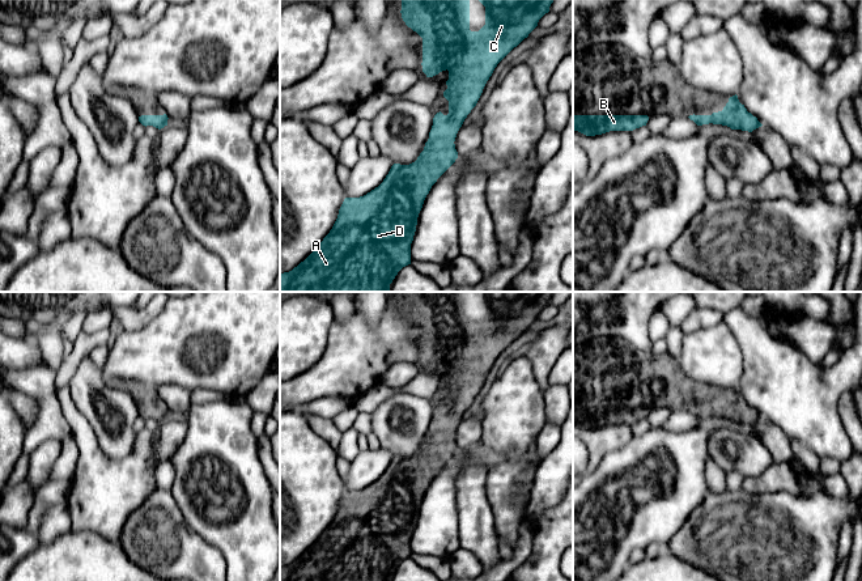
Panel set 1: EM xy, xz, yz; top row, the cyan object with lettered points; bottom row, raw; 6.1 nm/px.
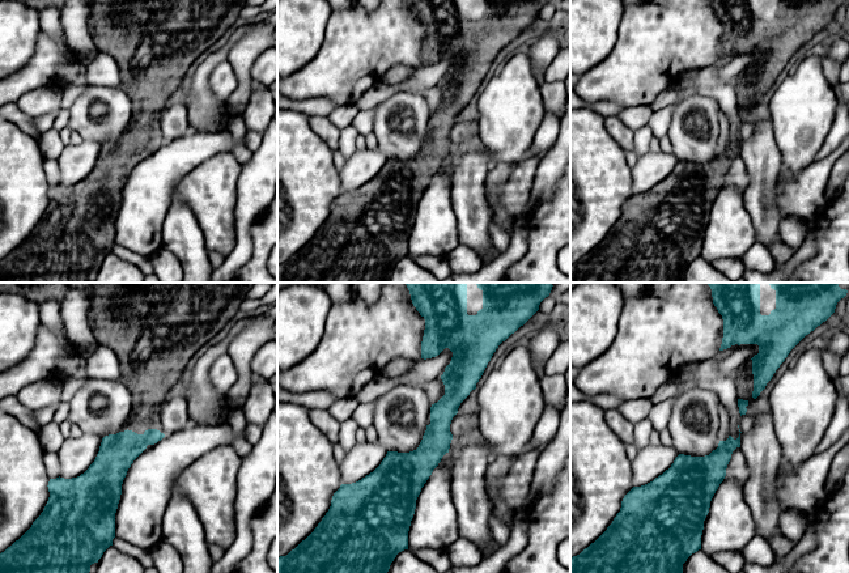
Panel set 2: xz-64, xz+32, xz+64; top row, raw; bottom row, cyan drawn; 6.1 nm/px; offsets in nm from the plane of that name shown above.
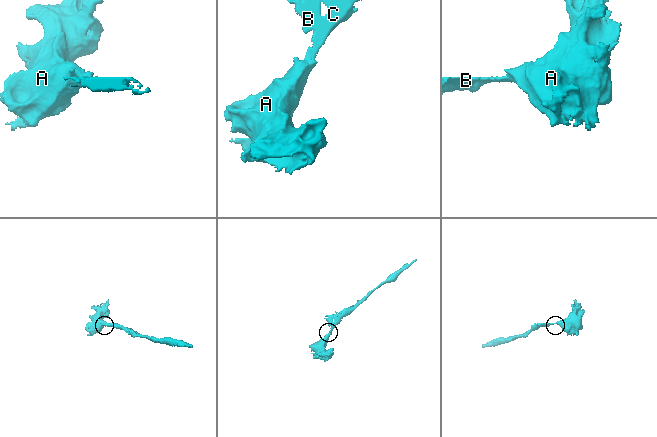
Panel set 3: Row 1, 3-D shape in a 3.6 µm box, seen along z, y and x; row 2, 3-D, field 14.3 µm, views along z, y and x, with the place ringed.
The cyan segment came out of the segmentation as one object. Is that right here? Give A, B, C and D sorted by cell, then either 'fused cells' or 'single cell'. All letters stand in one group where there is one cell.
A B C D | single cell

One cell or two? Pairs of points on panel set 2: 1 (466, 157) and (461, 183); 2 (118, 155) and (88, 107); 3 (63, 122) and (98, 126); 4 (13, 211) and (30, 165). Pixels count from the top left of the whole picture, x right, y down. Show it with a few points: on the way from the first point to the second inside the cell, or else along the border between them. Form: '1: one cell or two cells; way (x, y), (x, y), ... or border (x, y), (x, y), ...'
1: one cell; way (466, 164), (466, 177)
2: two cells; border (131, 119), (118, 139), (109, 140), (102, 145)
3: two cells; border (67, 110), (69, 126)
4: one cell; way (21, 199), (21, 177)

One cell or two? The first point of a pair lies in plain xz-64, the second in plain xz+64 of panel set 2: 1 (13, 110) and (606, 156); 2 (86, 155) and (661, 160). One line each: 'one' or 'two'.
1: two
2: one

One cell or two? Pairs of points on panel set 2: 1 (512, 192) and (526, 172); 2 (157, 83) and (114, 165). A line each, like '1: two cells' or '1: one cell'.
1: one cell
2: one cell

